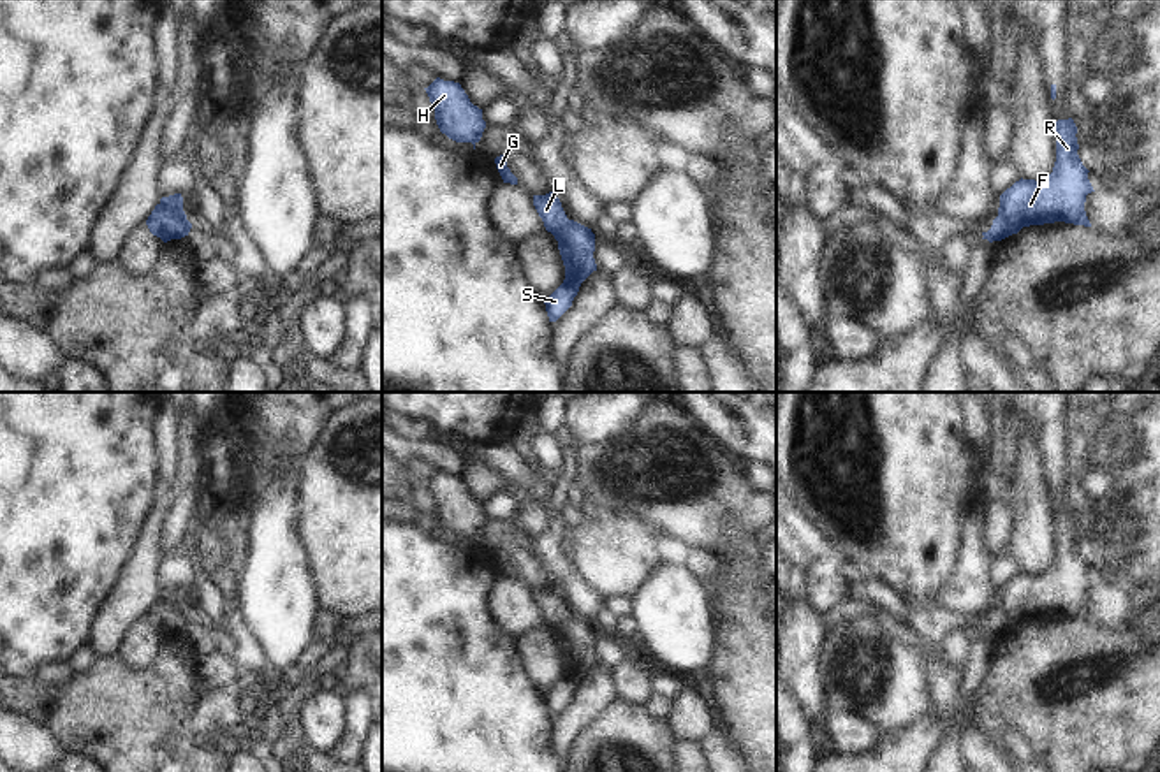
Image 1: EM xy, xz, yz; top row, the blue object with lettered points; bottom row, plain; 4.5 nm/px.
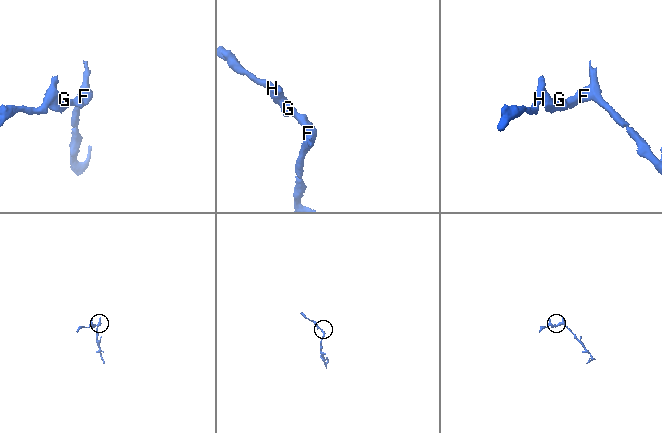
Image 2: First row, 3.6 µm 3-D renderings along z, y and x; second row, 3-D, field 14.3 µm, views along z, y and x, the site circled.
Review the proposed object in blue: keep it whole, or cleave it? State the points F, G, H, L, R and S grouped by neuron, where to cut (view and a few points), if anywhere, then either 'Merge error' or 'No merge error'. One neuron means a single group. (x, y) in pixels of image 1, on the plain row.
Groups: F R S / G H L. Split along xy (161, 595), (190, 621). Merge error

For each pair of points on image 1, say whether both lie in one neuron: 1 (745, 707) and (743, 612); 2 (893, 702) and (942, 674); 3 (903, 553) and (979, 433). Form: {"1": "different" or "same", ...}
{"1": "same", "2": "different", "3": "different"}

